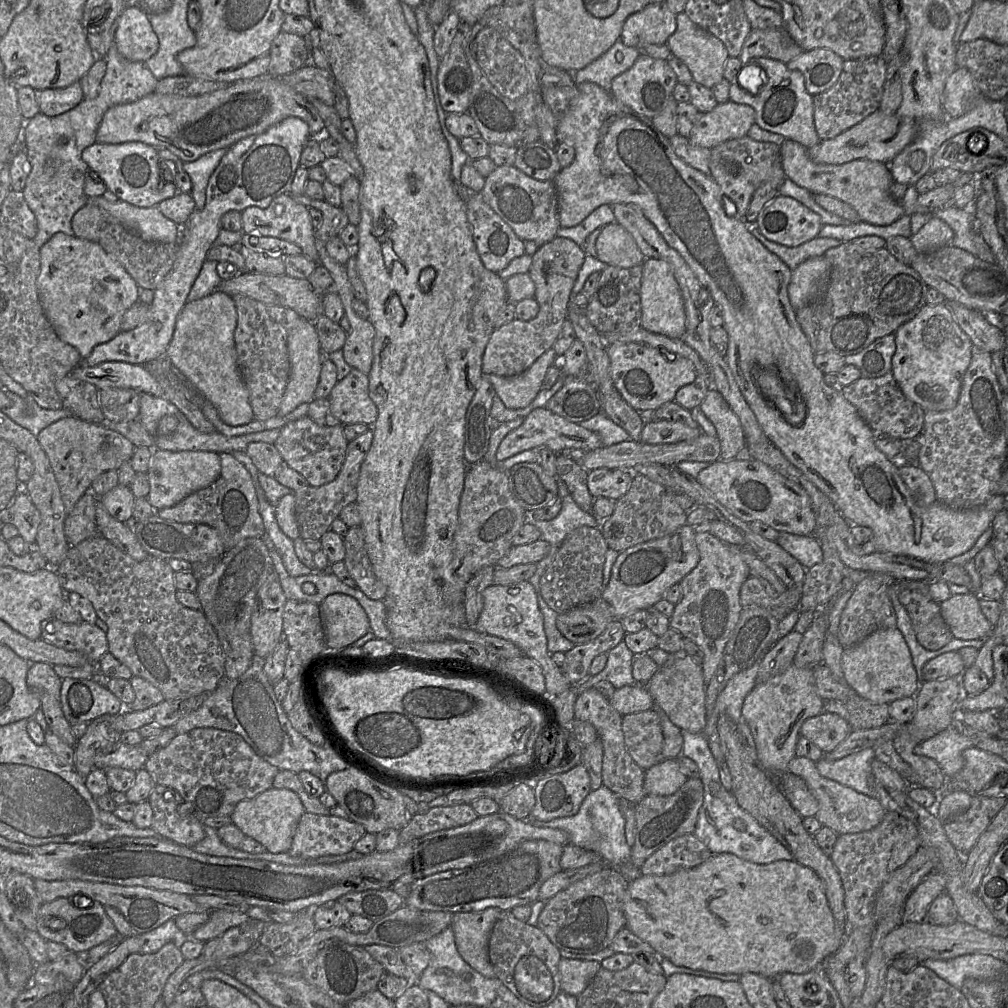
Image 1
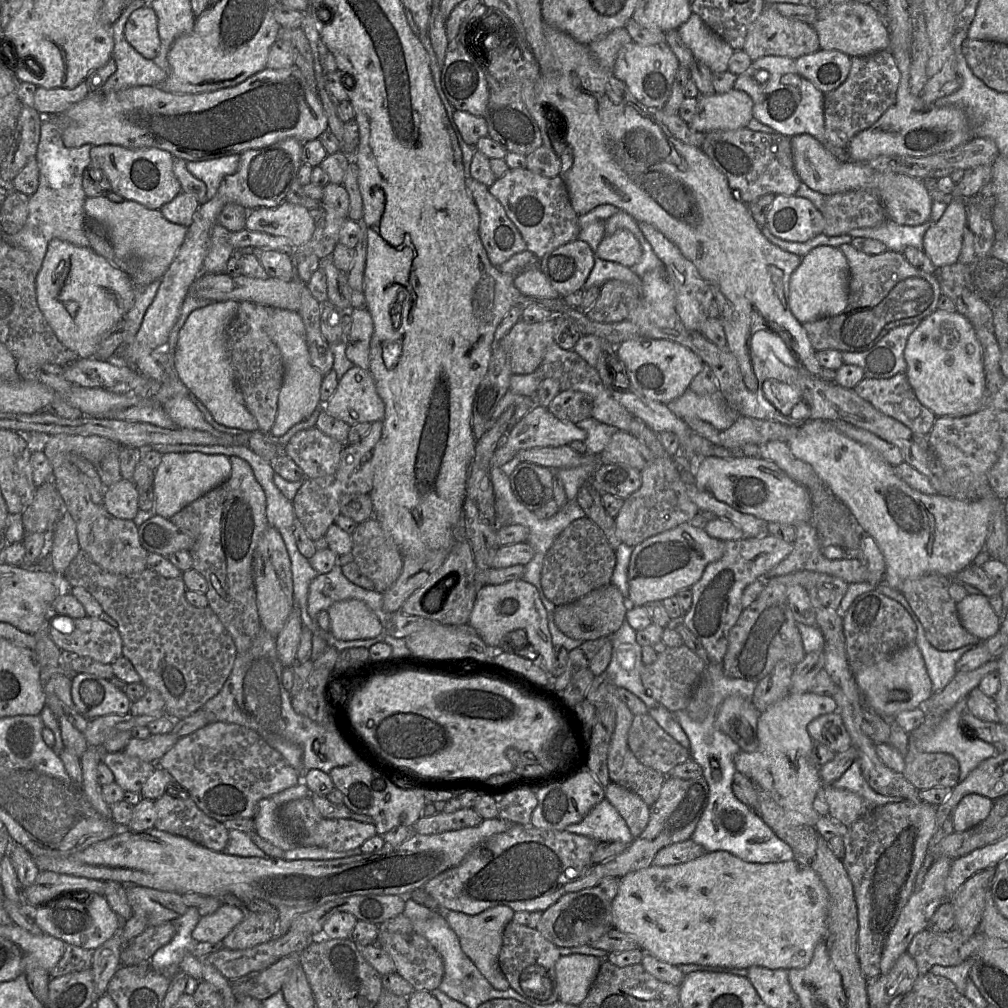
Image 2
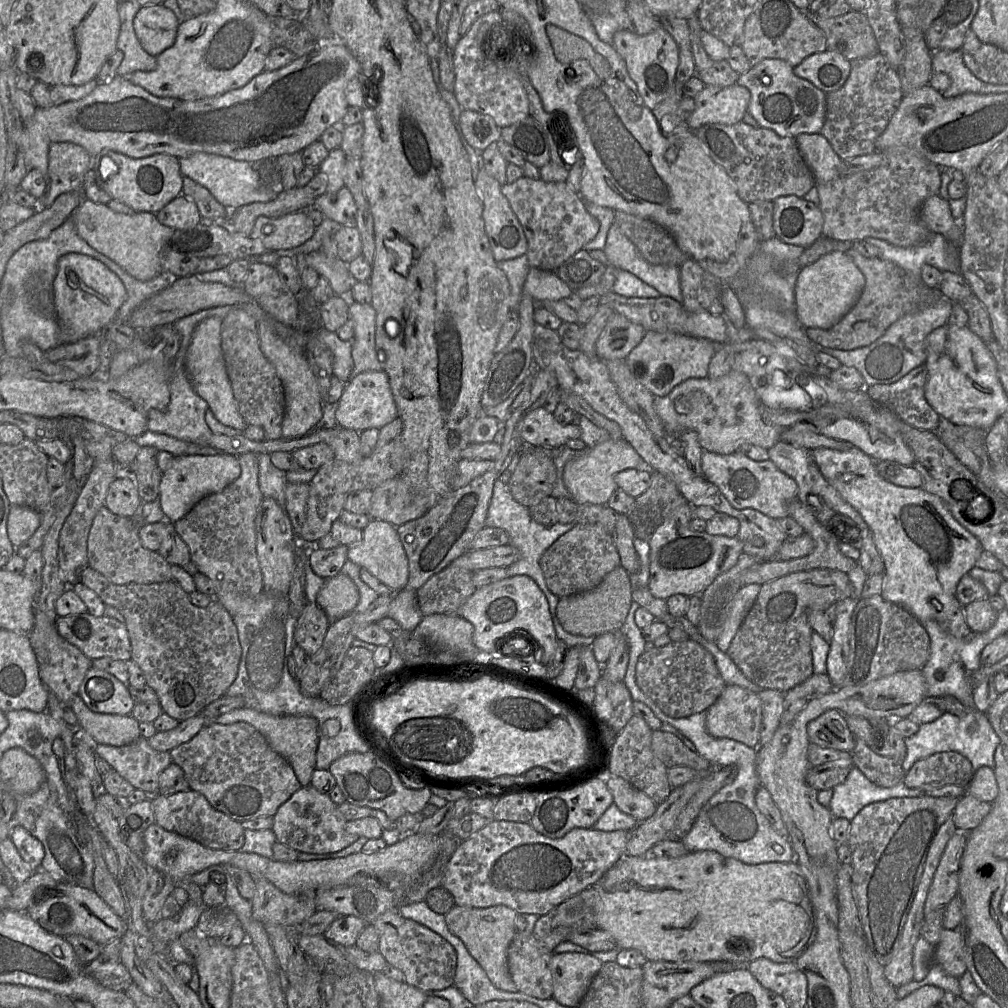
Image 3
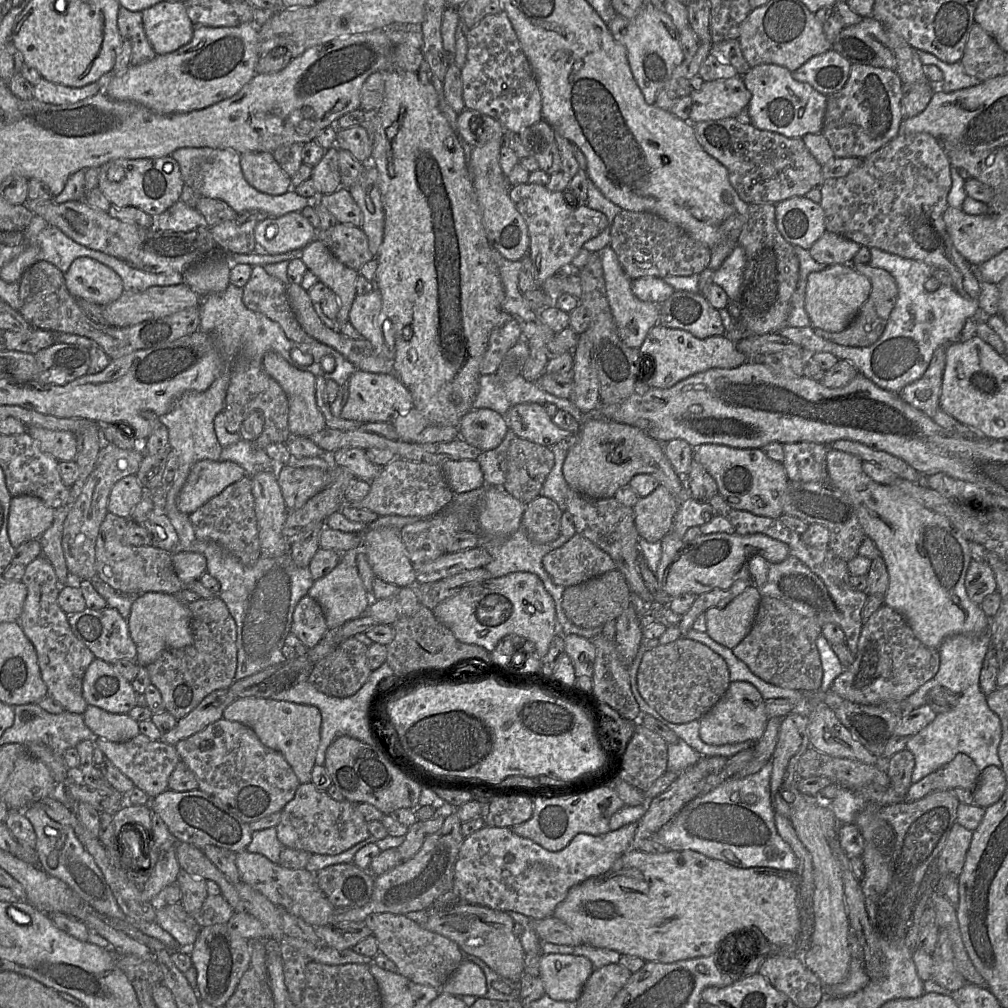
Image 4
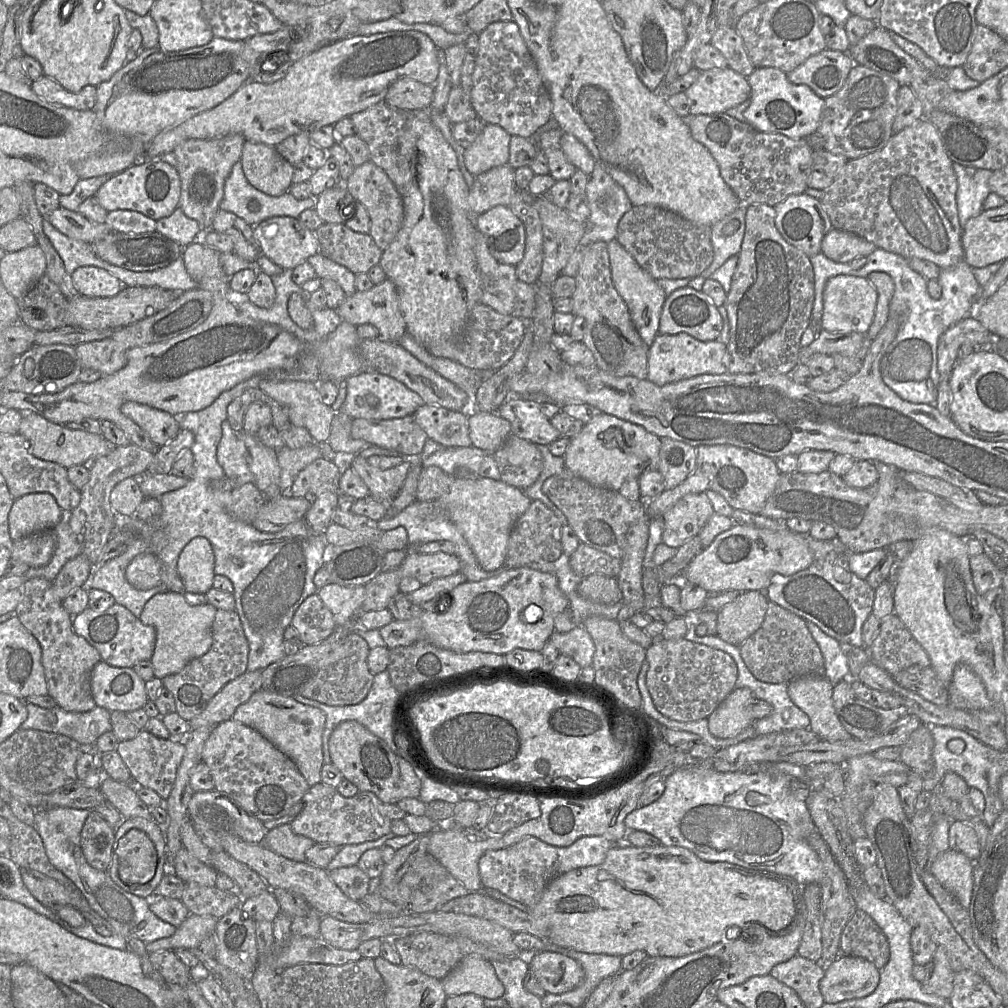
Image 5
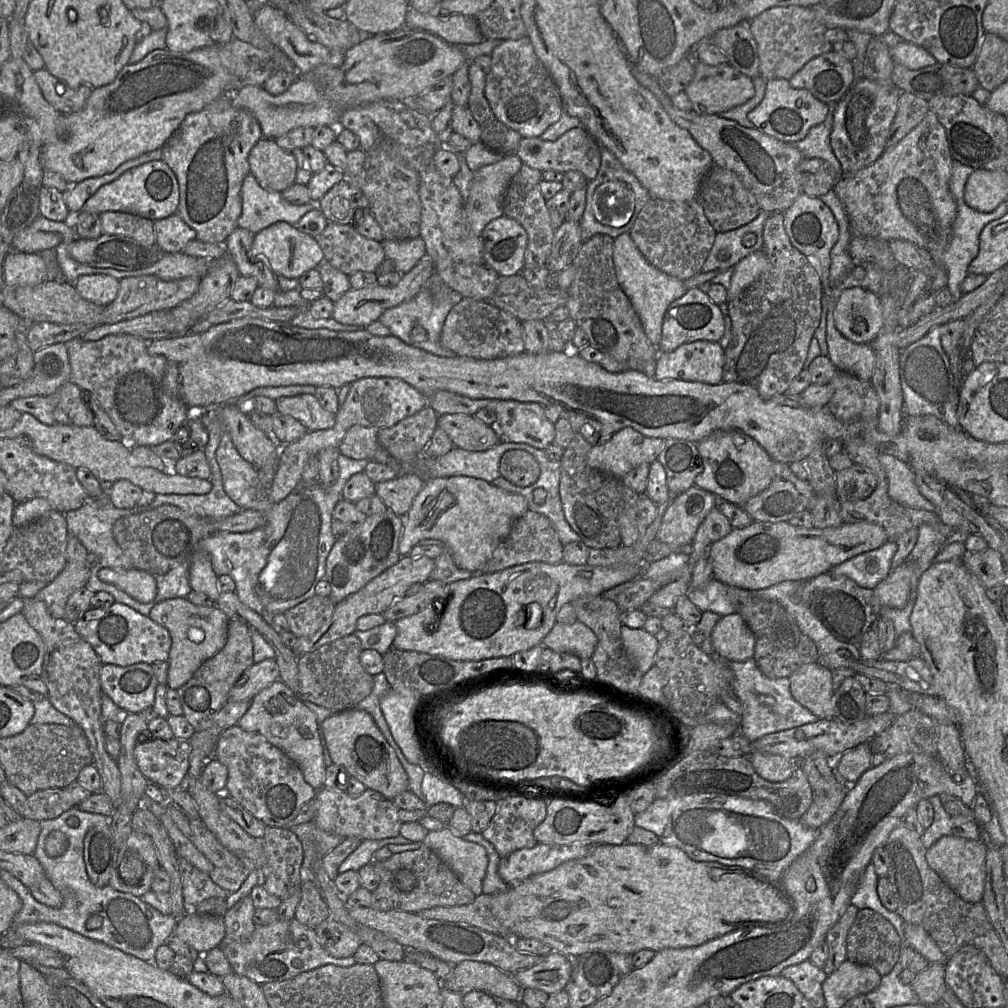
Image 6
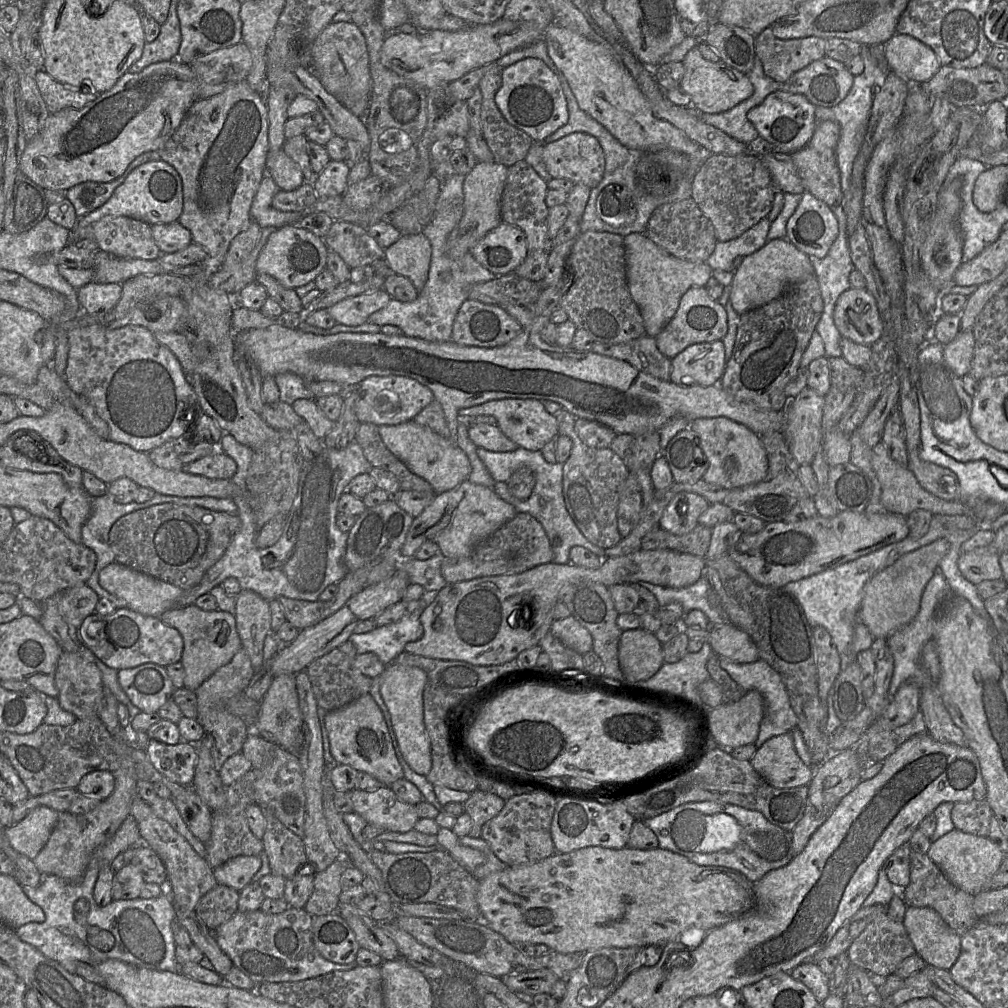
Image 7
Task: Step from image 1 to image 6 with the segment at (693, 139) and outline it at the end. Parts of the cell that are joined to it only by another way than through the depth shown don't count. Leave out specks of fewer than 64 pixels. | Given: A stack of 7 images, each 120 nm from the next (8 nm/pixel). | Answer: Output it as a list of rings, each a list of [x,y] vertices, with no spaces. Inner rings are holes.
[[[694,60],[695,75],[684,90],[691,101],[692,110],[697,114],[720,115],[733,107],[744,104],[755,94],[752,79],[728,63],[710,66]]]

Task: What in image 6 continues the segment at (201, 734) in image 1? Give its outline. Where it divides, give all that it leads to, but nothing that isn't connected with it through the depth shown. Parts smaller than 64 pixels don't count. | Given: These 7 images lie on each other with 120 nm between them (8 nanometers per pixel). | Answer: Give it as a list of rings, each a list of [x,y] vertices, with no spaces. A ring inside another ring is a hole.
[[[238,725],[231,726],[220,734],[215,744],[213,757],[228,769],[224,795],[235,799],[266,826],[290,828],[296,824],[295,818],[301,807],[316,796],[317,790],[305,781],[300,768],[294,761],[262,735],[248,732]]]

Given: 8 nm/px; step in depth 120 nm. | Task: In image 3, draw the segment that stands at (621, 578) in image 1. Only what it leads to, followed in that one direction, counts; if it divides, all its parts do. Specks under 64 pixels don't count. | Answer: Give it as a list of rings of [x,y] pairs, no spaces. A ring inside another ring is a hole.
[[[684,501],[674,510],[649,538],[649,580],[647,588],[660,599],[682,594],[687,597],[700,595],[719,575],[736,565],[743,553],[743,543],[738,537],[710,535],[690,528],[694,518],[693,507]]]

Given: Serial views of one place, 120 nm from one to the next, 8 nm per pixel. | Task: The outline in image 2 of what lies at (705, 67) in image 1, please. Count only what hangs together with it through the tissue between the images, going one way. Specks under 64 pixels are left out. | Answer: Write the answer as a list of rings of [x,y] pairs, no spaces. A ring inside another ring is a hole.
[[[692,13],[677,31],[695,60],[705,64],[712,73],[728,70],[729,60],[734,50],[706,26],[698,15]]]

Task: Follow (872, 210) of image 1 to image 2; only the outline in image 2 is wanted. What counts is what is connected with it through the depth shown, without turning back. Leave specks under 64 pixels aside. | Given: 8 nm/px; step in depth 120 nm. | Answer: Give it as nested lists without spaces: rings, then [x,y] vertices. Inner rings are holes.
[[[799,134],[790,140],[795,171],[802,183],[810,189],[824,196],[851,190],[871,190],[879,196],[888,221],[917,226],[929,220],[933,200],[923,180],[893,172],[880,172],[865,162],[839,161],[809,134]]]

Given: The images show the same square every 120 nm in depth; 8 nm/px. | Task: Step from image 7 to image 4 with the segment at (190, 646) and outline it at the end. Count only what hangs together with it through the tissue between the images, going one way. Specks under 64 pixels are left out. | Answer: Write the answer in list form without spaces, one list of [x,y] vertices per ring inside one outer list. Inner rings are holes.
[[[160,592],[138,595],[129,615],[128,628],[131,639],[136,645],[136,662],[146,667],[154,662],[166,649],[179,649],[193,644],[191,628],[192,615],[186,604],[177,596]]]

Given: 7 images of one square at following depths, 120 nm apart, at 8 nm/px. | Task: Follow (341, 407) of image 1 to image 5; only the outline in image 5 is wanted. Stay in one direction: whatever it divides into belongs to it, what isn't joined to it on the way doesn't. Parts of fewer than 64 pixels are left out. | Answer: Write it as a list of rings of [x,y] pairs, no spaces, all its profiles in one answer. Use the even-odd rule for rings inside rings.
[[[364,372],[347,378],[347,395],[341,414],[351,419],[388,420],[412,416],[422,405],[423,399],[398,380],[374,372]]]

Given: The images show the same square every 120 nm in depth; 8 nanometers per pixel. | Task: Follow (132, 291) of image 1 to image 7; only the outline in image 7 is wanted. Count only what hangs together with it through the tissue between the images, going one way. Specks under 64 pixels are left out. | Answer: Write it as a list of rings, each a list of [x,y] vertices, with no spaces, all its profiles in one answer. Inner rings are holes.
[[[91,281],[77,290],[81,312],[90,316],[104,316],[116,306],[121,293],[122,285],[119,283]]]

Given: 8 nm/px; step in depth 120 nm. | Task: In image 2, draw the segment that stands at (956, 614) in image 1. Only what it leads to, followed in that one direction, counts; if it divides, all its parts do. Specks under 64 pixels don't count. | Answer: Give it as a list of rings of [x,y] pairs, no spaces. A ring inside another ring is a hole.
[[[968,594],[956,603],[957,613],[963,628],[983,642],[994,636],[1000,629],[1001,618],[982,594]]]

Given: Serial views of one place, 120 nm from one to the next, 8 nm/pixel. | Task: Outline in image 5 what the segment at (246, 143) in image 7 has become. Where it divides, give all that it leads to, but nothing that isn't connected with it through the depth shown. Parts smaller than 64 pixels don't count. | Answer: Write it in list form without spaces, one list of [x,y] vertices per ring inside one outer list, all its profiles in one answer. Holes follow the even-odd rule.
[[[230,134],[216,139],[187,139],[173,149],[175,168],[181,181],[179,207],[188,218],[199,223],[203,232],[211,229],[223,198],[225,180],[233,165],[240,161],[244,142],[243,136]]]

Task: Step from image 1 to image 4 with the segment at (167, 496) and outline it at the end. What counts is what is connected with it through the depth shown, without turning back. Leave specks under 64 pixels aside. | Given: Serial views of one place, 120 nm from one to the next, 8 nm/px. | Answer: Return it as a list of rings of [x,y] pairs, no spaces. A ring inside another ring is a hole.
[[[232,461],[196,462],[179,493],[177,499],[179,511],[193,513],[226,487],[242,479],[245,474],[244,468]]]

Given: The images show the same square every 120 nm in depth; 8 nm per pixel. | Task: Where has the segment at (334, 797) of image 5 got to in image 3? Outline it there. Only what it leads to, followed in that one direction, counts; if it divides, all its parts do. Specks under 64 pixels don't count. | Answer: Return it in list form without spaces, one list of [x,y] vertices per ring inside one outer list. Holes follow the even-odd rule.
[[[310,784],[301,786],[273,815],[272,831],[277,841],[303,853],[327,854],[338,852],[359,838],[345,830],[347,820],[327,793],[321,793]]]

